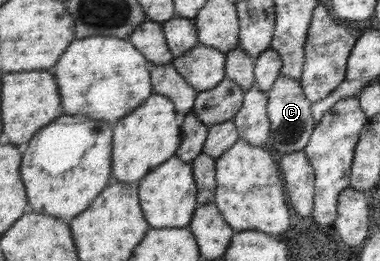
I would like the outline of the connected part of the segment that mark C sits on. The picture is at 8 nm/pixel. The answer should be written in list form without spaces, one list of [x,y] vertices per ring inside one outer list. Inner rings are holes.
[[[281,74],[274,87],[267,93],[269,97],[268,115],[272,124],[269,146],[282,155],[304,150],[317,125],[312,113],[313,102],[304,93],[304,85],[293,77]]]

